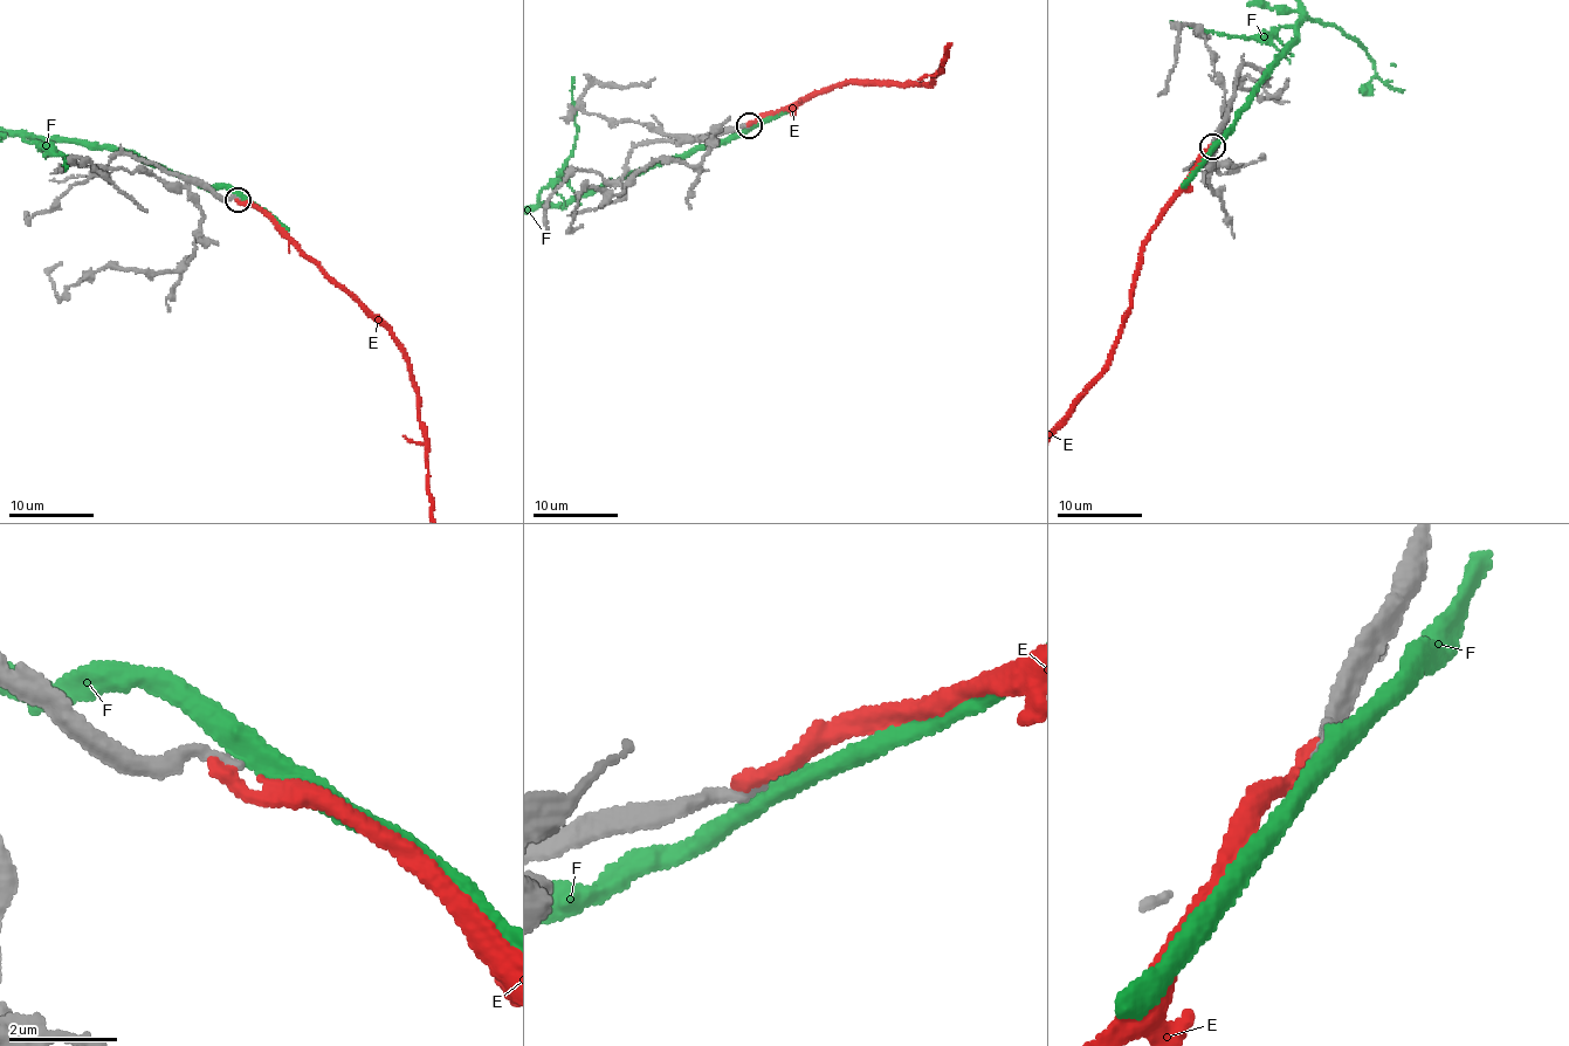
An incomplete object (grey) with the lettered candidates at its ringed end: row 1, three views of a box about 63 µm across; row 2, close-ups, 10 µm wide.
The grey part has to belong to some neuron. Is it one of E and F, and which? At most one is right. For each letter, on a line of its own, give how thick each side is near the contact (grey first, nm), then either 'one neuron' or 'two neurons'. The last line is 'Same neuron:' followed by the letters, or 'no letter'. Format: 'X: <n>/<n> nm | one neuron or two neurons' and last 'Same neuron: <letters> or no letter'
E: 280/280 nm | two neurons
F: 220/420 nm | two neurons
Same neuron: no letter

